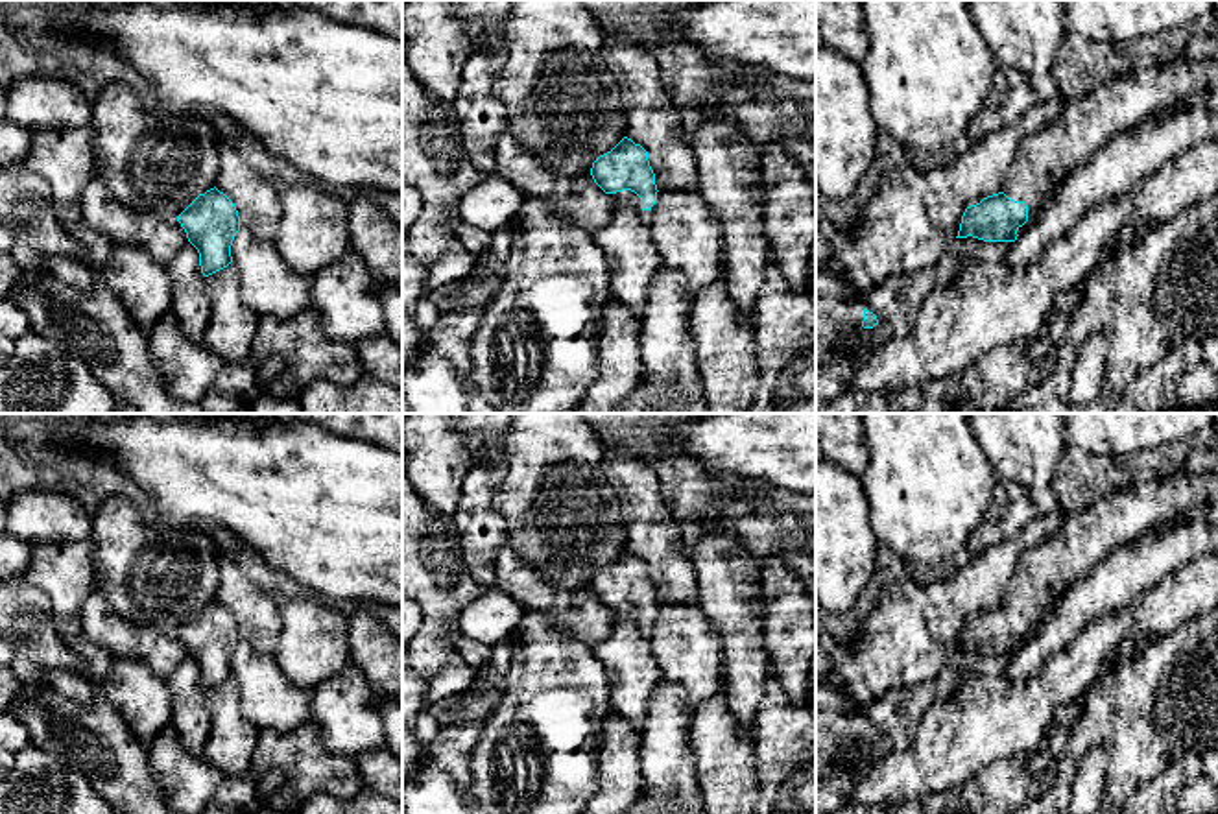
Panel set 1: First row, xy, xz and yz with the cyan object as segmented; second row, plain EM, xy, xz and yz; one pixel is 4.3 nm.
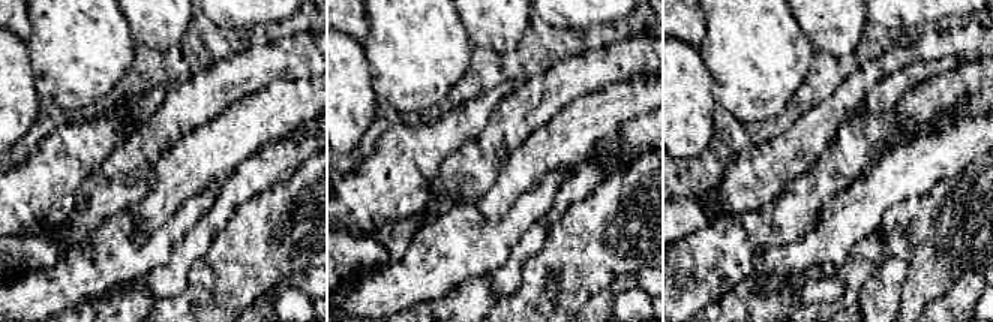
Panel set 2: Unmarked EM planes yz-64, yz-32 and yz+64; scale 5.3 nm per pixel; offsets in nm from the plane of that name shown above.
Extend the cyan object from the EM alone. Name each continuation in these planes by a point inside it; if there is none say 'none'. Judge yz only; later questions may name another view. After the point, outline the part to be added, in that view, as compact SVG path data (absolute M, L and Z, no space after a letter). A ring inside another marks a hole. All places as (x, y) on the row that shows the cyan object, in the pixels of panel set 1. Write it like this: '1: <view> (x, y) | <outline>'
1: yz (1121, 102) | M1168 55L1163 65L1139 63L1135 70L1105 79L1019 146L1004 194L1037 205L1056 177L1091 159L1107 140L1135 127L1183 98L1218 87L1218 61Z
2: yz (833, 314) | M816 297L816 364L847 327L862 327L864 303L858 297Z

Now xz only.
1: xz (626, 196) | M622 190L622 192L611 194L611 199L613 199L613 203L633 205L635 209L639 209L639 210L642 212L642 220L644 220L646 223L650 221L650 210L642 210L642 209L640 209L640 198L639 198L635 192L631 192L631 190Z

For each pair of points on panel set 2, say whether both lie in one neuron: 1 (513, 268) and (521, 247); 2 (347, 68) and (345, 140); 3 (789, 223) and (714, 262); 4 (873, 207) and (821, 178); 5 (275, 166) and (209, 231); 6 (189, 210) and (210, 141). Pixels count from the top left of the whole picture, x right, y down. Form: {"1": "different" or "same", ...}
{"1": "same", "2": "same", "3": "same", "4": "different", "5": "same", "6": "different"}

